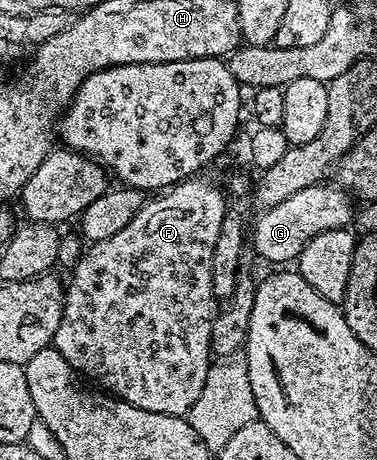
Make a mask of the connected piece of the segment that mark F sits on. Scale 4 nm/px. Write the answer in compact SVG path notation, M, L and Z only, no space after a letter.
M197 174L172 185L170 190L157 195L160 196L157 200L149 199L145 202L138 210L138 214L134 214L134 218L126 222L126 226L122 226L118 234L114 234L114 238L97 240L91 246L85 247L84 255L70 272L72 282L70 280L66 286L64 313L54 341L54 347L62 354L62 358L66 358L66 362L70 362L70 366L81 377L89 381L97 380L97 382L92 382L99 385L101 389L107 390L111 395L130 402L142 410L150 410L167 416L187 417L188 412L198 402L199 395L206 386L208 369L214 363L212 319L218 311L218 299L215 296L213 283L214 246L217 245L226 203L224 203L224 196L220 193L219 186L212 180L203 180L202 177L203 175Z

